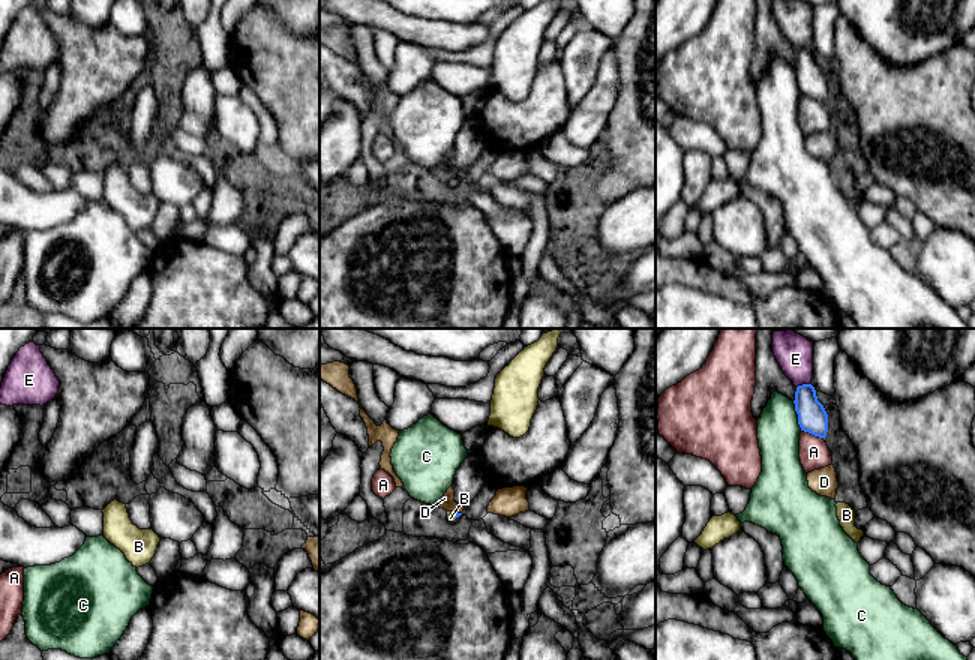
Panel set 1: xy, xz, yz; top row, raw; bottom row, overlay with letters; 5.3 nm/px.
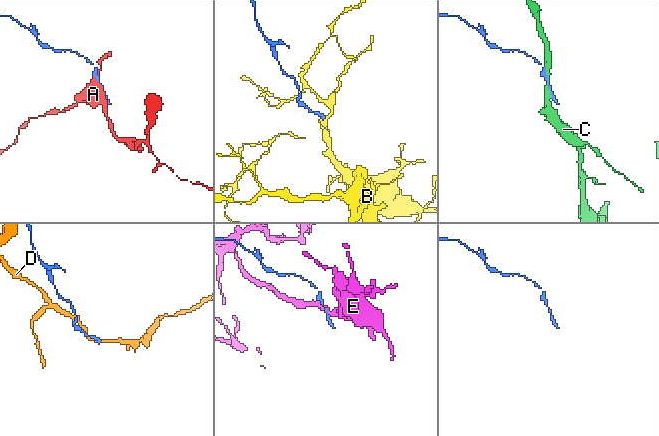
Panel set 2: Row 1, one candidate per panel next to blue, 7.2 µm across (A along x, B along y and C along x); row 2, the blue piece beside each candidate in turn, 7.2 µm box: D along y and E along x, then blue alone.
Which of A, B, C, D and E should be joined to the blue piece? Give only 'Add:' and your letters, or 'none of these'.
Add: B

